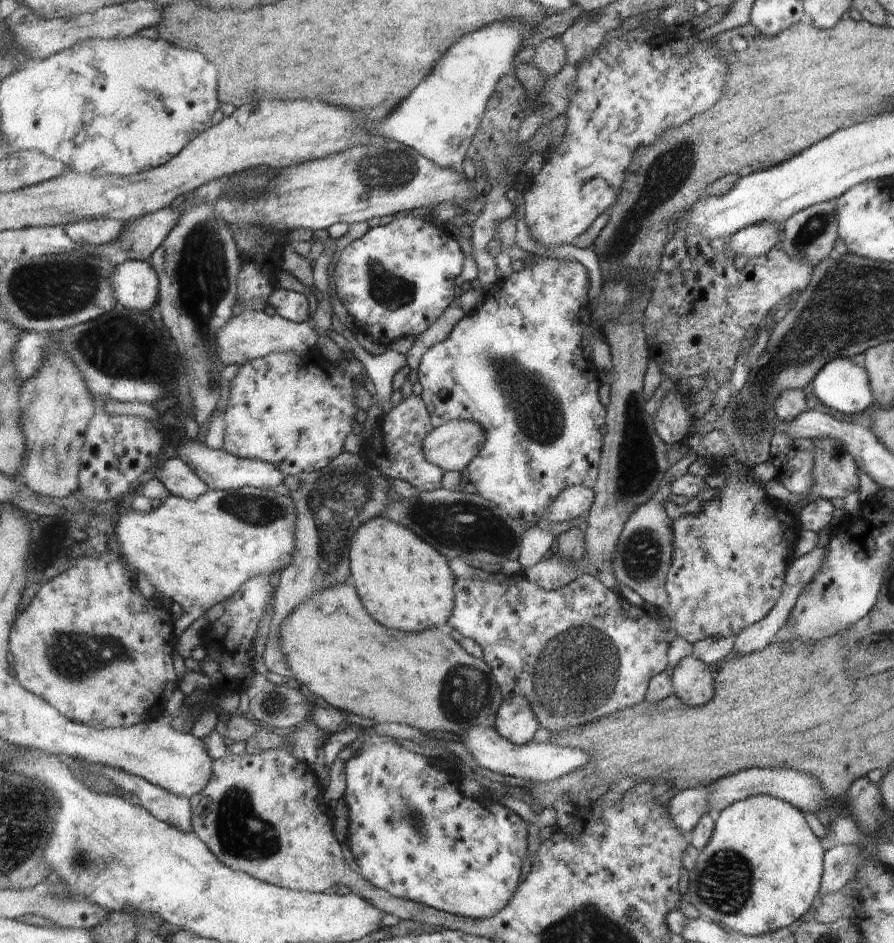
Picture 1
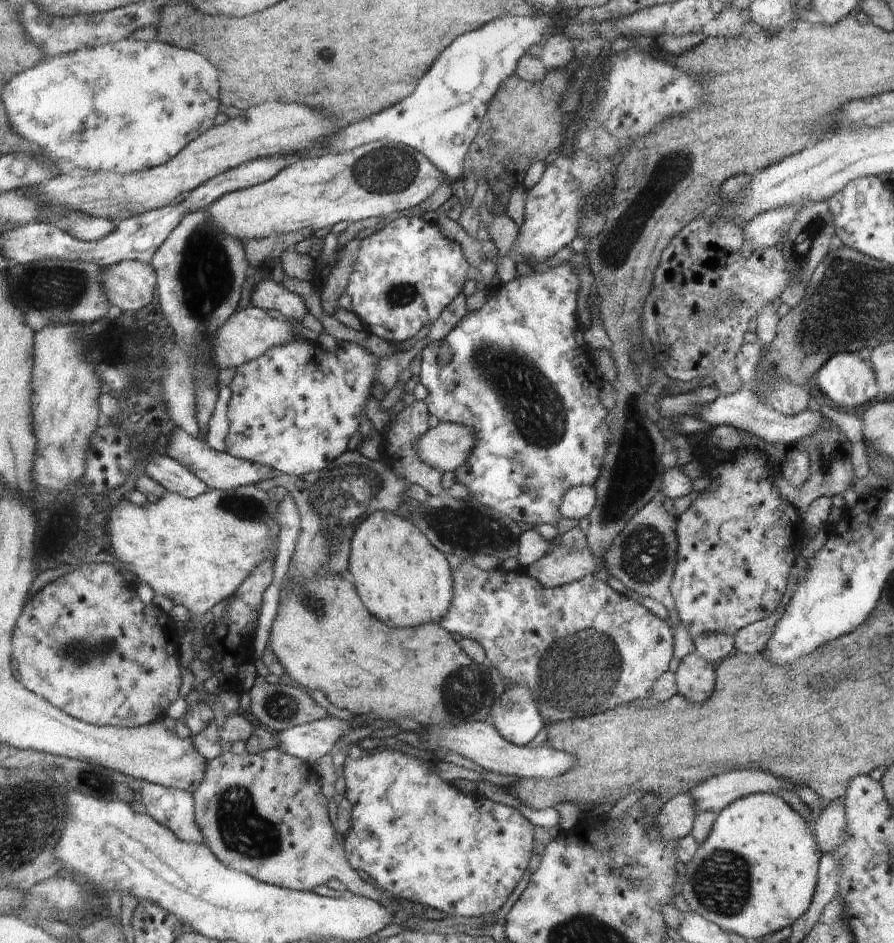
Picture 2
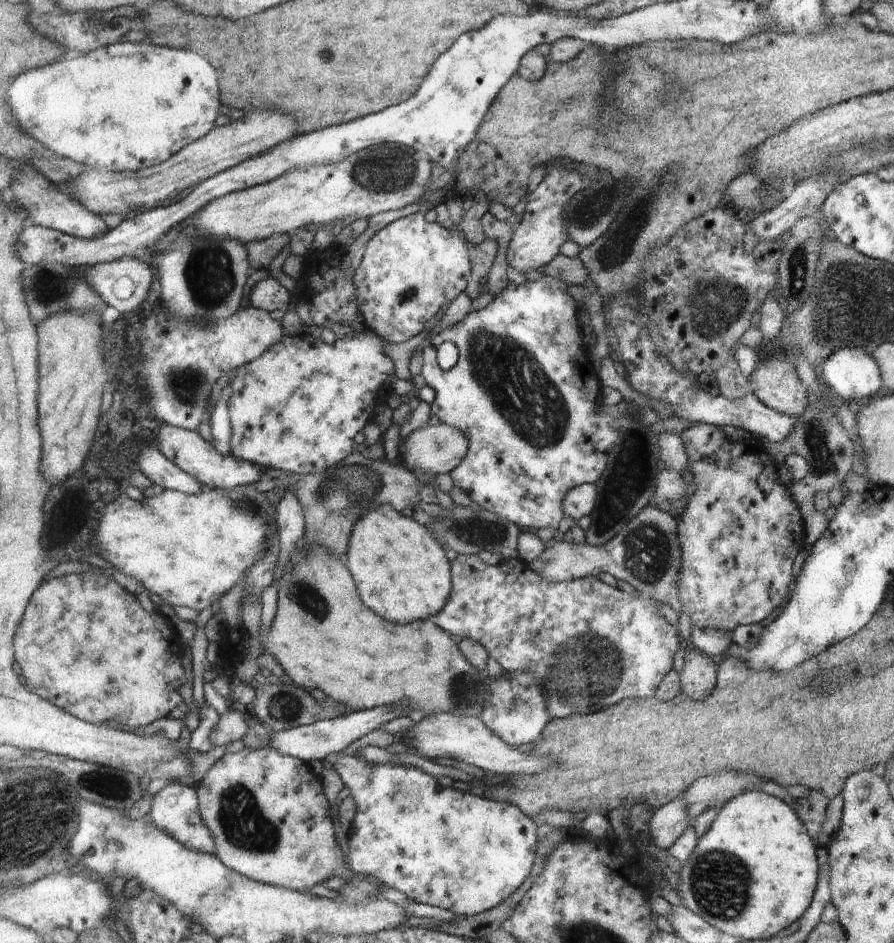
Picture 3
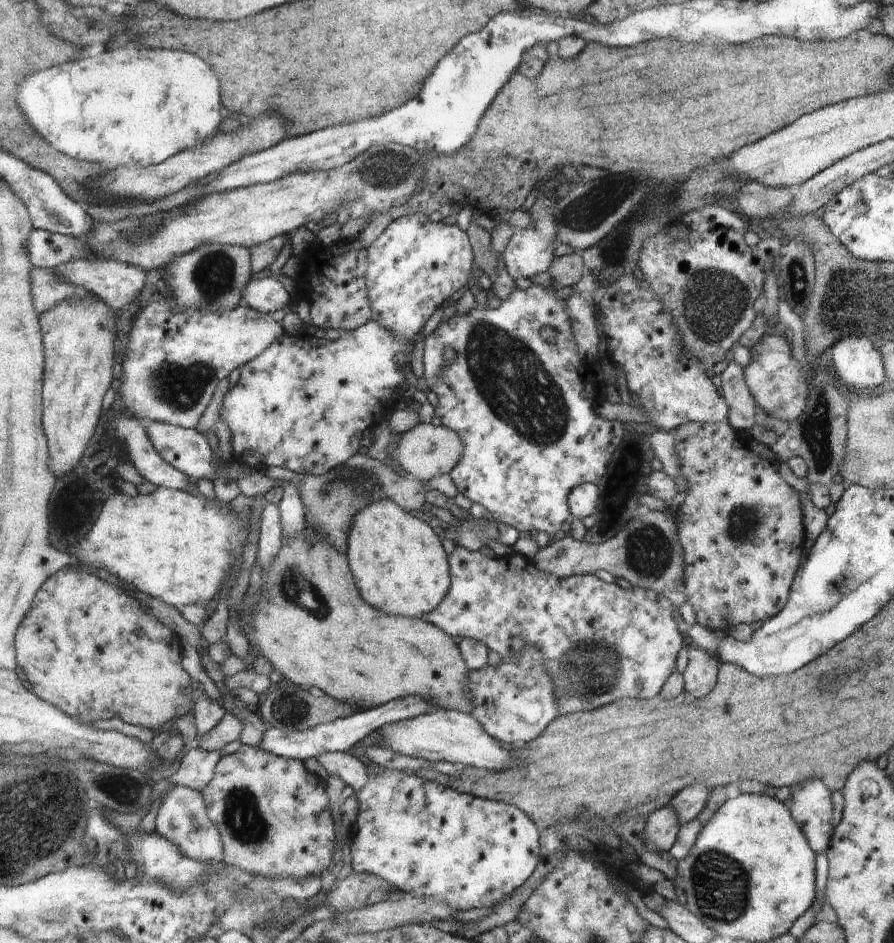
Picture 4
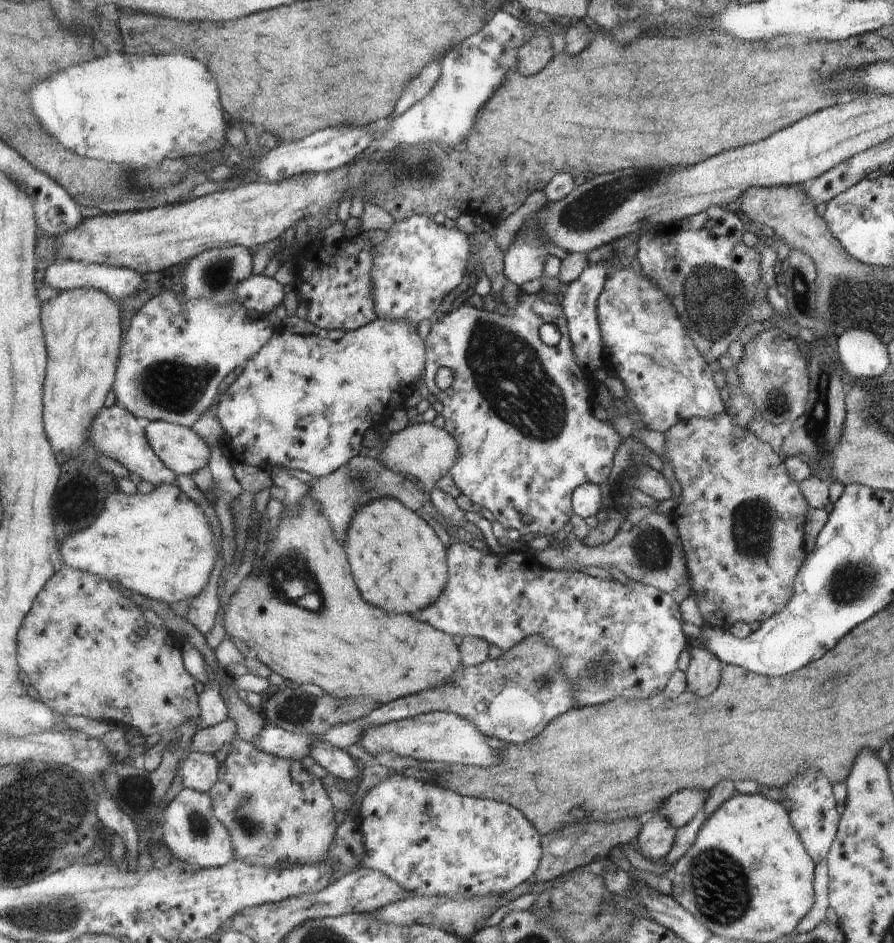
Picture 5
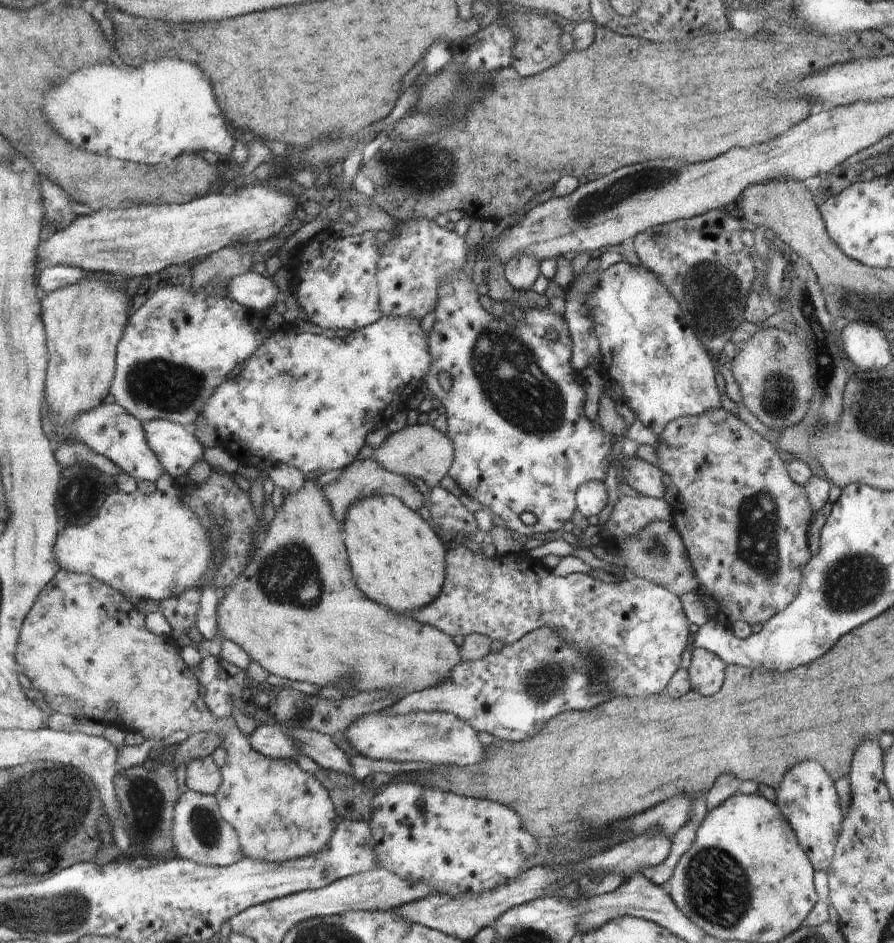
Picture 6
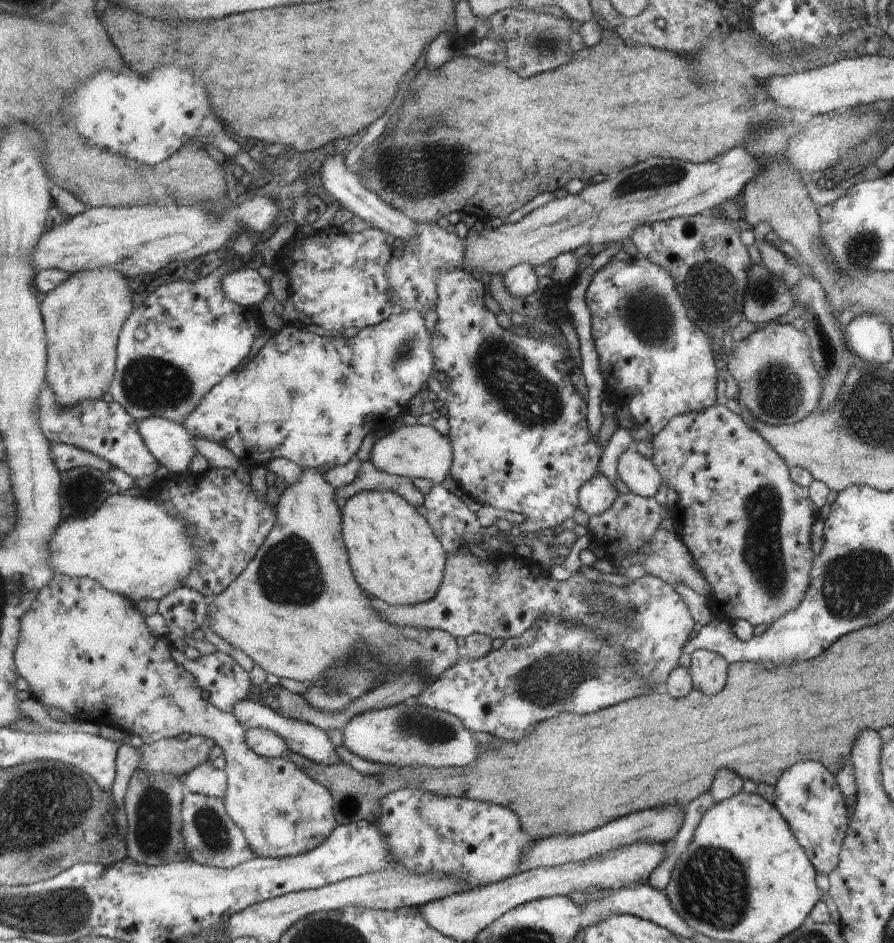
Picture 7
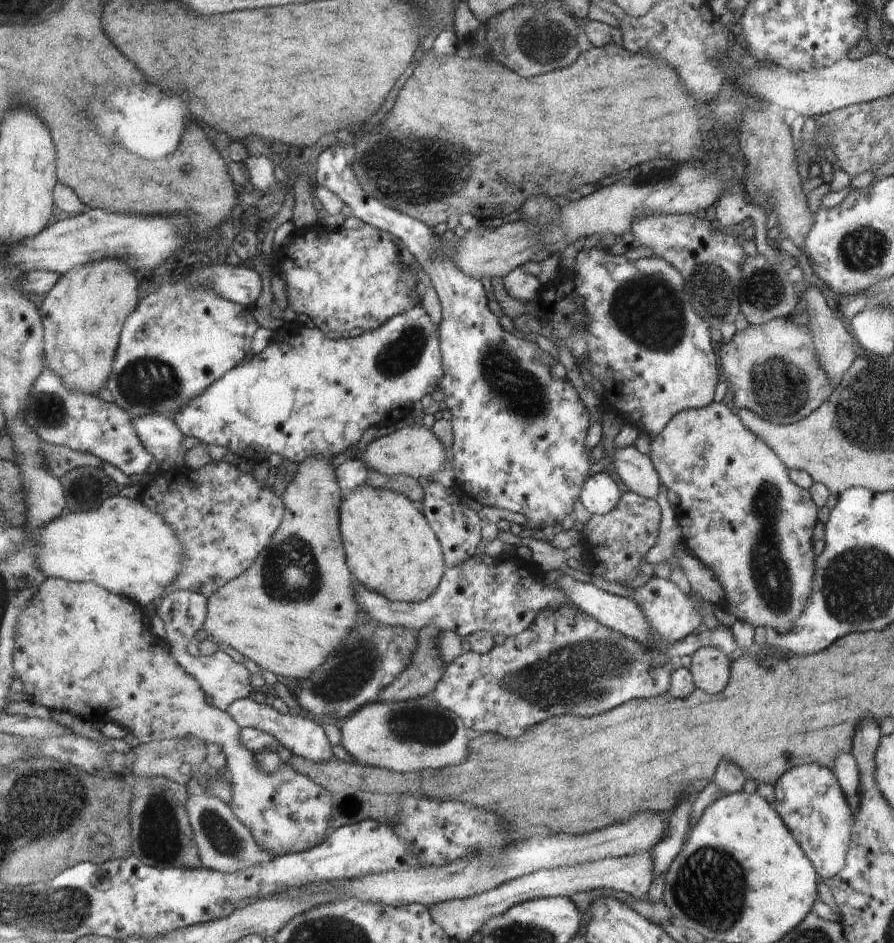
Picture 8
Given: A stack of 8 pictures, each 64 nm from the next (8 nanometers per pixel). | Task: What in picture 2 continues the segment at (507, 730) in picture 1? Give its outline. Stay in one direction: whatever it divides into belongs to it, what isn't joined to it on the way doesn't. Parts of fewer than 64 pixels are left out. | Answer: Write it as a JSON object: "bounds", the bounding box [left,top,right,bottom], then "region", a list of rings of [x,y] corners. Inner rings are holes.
{"bounds":[486,685,546,746],"region":[[[510,685],[499,699],[493,700],[491,718],[486,722],[496,727],[508,742],[528,746],[546,728],[546,720],[539,711],[539,703],[528,685]]]}

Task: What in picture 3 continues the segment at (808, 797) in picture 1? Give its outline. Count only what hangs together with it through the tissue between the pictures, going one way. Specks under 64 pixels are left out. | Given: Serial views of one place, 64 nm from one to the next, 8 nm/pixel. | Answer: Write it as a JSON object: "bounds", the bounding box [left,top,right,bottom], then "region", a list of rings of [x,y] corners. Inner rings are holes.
{"bounds":[680,774,764,822],"region":[[[722,774],[722,776],[708,776],[708,778],[700,778],[700,782],[696,782],[696,786],[692,786],[692,790],[680,794],[683,800],[685,810],[688,811],[688,818],[693,822],[697,816],[700,816],[707,808],[714,805],[722,805],[730,800],[732,796],[748,791],[743,788],[751,788],[756,782],[764,781],[764,779],[748,778],[744,774]]]}

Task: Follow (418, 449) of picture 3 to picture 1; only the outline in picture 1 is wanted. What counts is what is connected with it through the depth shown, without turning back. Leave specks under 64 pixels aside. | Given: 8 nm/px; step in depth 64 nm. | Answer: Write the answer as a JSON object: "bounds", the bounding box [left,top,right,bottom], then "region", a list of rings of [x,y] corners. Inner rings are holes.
{"bounds":[424,419,486,472],"region":[[[456,419],[432,430],[424,440],[424,452],[444,471],[460,472],[480,453],[486,440],[486,431],[477,422]]]}

